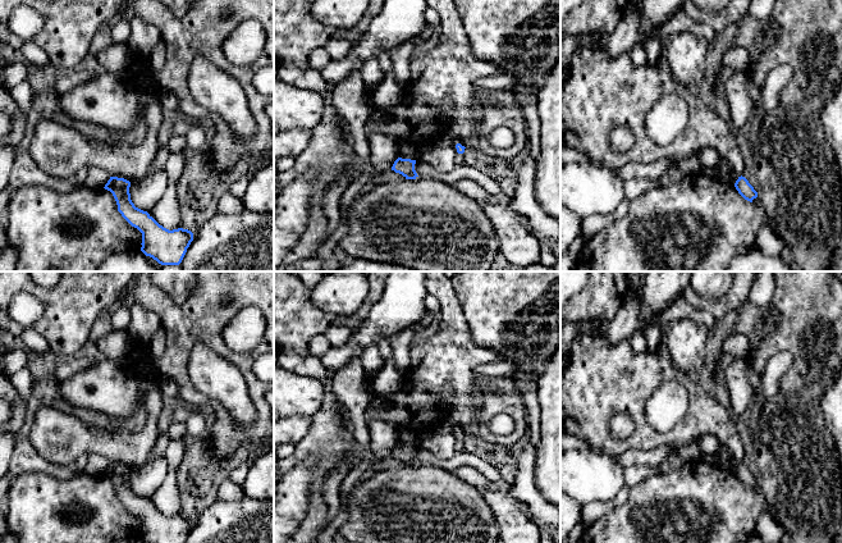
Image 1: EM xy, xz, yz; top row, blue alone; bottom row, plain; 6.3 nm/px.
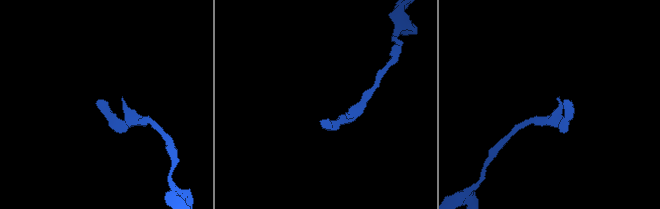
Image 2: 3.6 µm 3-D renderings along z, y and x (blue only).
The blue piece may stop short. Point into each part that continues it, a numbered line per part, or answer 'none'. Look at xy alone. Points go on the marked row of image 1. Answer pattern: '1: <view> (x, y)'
none

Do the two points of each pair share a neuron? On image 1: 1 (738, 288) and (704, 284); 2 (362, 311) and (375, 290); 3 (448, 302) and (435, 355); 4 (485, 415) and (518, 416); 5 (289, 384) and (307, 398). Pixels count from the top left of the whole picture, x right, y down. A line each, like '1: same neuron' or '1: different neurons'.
1: different neurons
2: same neuron
3: same neuron
4: same neuron
5: same neuron

